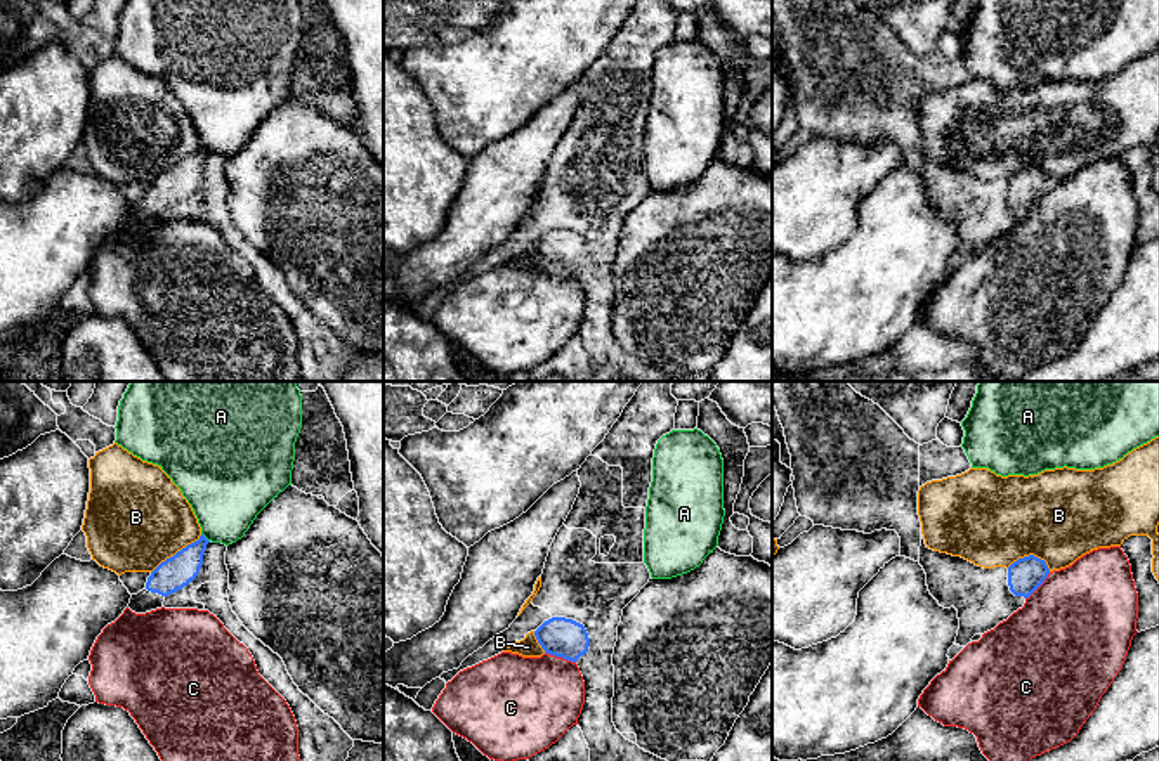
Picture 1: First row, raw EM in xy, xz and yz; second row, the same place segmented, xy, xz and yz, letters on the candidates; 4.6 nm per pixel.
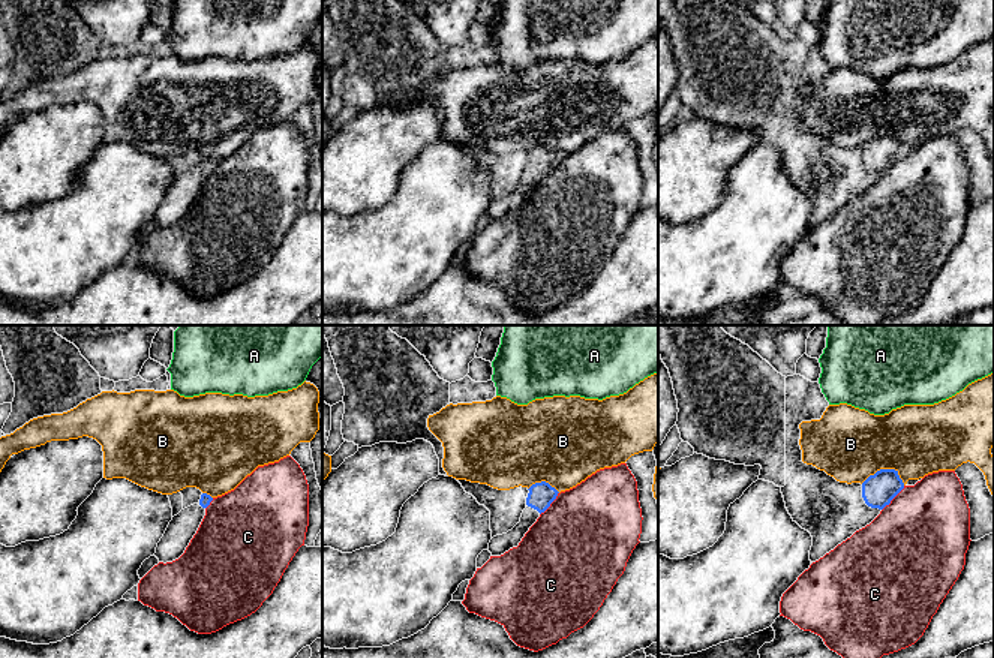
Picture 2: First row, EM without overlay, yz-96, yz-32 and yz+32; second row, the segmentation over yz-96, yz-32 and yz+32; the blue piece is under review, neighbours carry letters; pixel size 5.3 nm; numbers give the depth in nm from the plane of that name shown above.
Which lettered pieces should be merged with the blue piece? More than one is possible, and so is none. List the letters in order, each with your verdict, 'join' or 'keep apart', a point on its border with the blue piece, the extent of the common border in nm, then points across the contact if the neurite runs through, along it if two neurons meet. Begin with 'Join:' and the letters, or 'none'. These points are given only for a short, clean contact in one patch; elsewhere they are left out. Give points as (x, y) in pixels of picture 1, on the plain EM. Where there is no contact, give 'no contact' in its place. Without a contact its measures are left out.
Join: none
A: keep apart | xy (205, 149) | 60 nm
B: keep apart | xy (177, 163) | 300 nm
C: keep apart | xz (561, 267) | 150 nm | along xz (545, 264), (575, 274)

